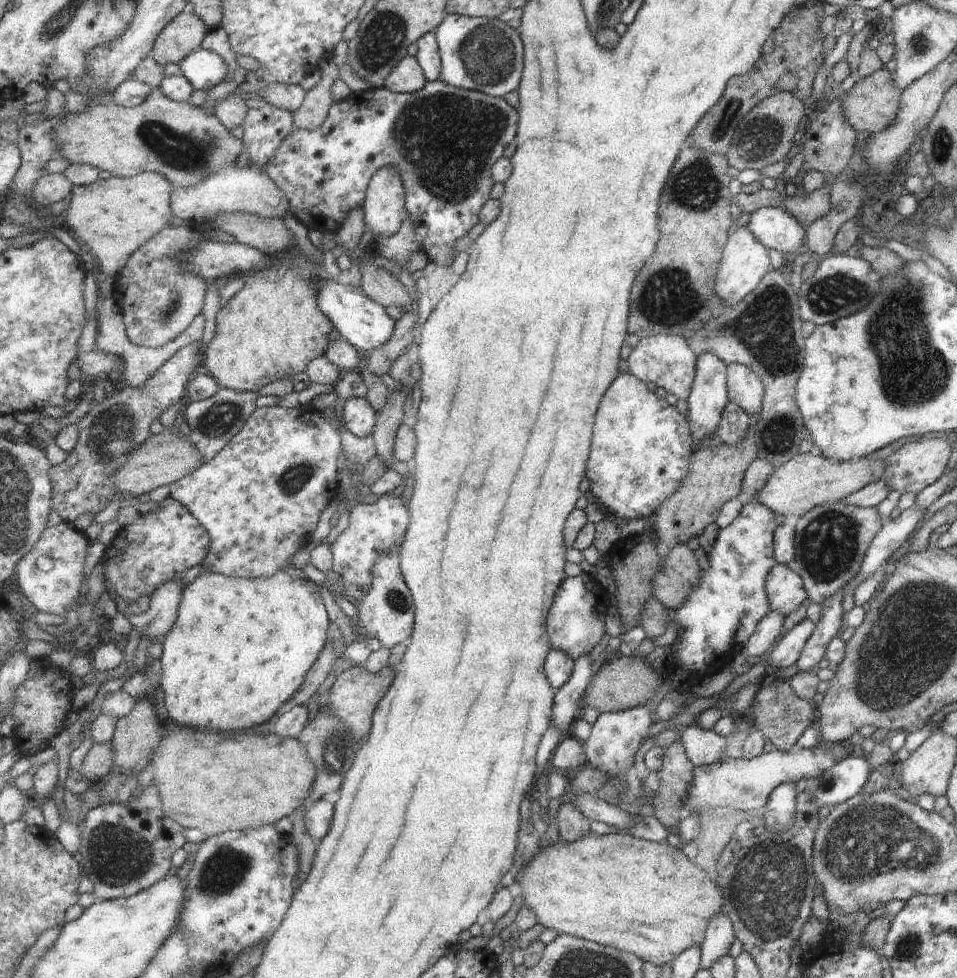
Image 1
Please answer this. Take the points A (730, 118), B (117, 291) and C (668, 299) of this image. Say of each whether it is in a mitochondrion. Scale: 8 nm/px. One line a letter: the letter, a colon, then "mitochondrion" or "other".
A: mitochondrion
B: other
C: mitochondrion

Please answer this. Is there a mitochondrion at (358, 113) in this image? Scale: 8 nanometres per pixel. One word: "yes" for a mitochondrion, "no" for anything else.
no

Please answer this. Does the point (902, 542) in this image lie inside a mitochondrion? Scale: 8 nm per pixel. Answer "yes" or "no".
no

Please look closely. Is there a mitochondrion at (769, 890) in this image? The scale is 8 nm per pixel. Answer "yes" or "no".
yes

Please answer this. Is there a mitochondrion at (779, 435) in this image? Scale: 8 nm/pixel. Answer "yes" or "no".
yes

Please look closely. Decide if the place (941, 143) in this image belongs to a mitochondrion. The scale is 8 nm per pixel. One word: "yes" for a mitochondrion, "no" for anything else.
yes

